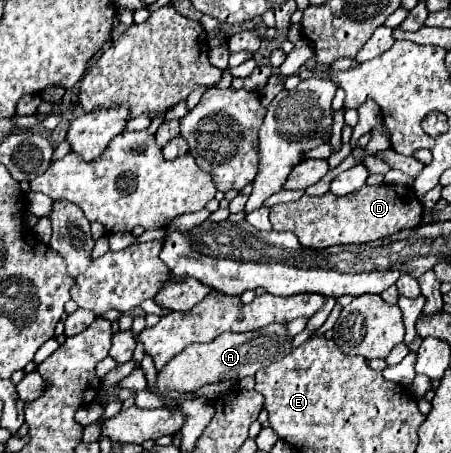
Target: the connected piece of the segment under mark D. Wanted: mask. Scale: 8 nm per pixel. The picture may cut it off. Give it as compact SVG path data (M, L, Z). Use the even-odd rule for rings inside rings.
M368 186L348 196L334 196L332 192L324 196L302 196L298 202L276 204L270 208L272 230L290 230L298 236L304 248L328 248L334 244L362 244L378 238L386 238L404 228L416 228L422 222L422 206L406 186Z

